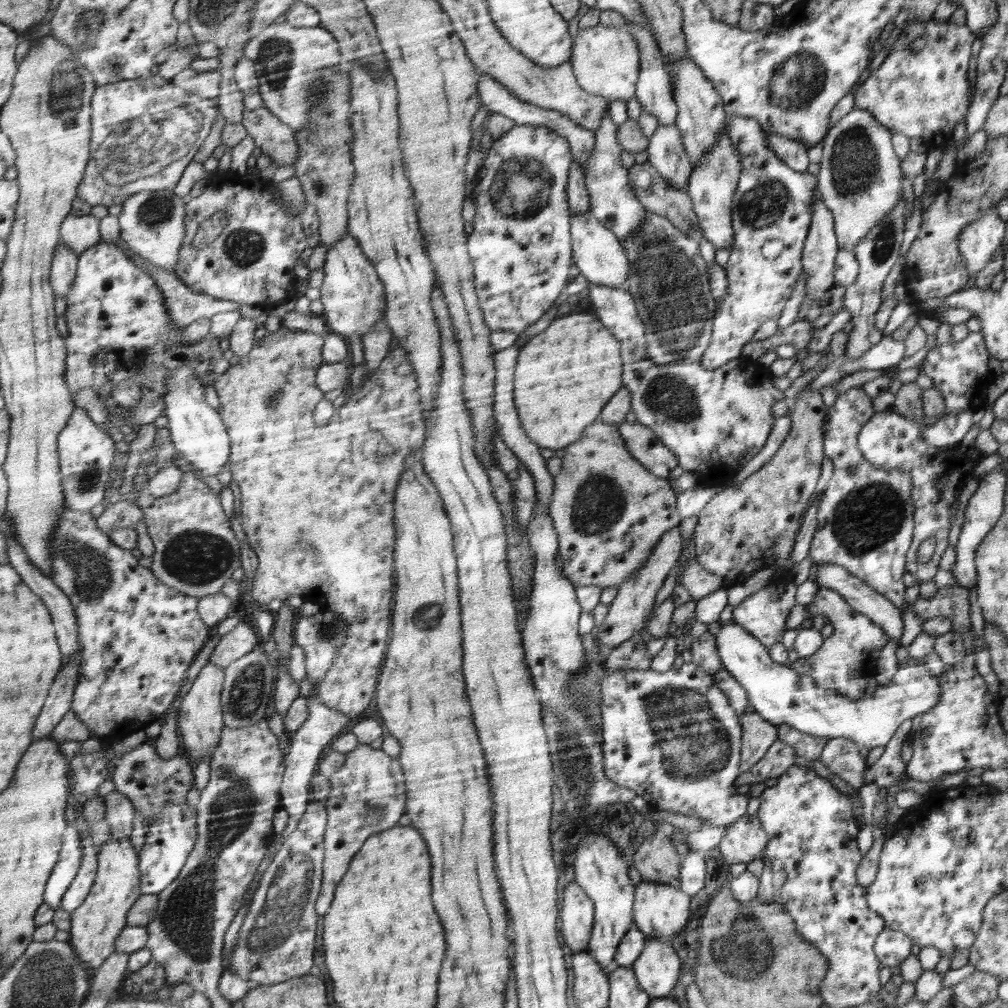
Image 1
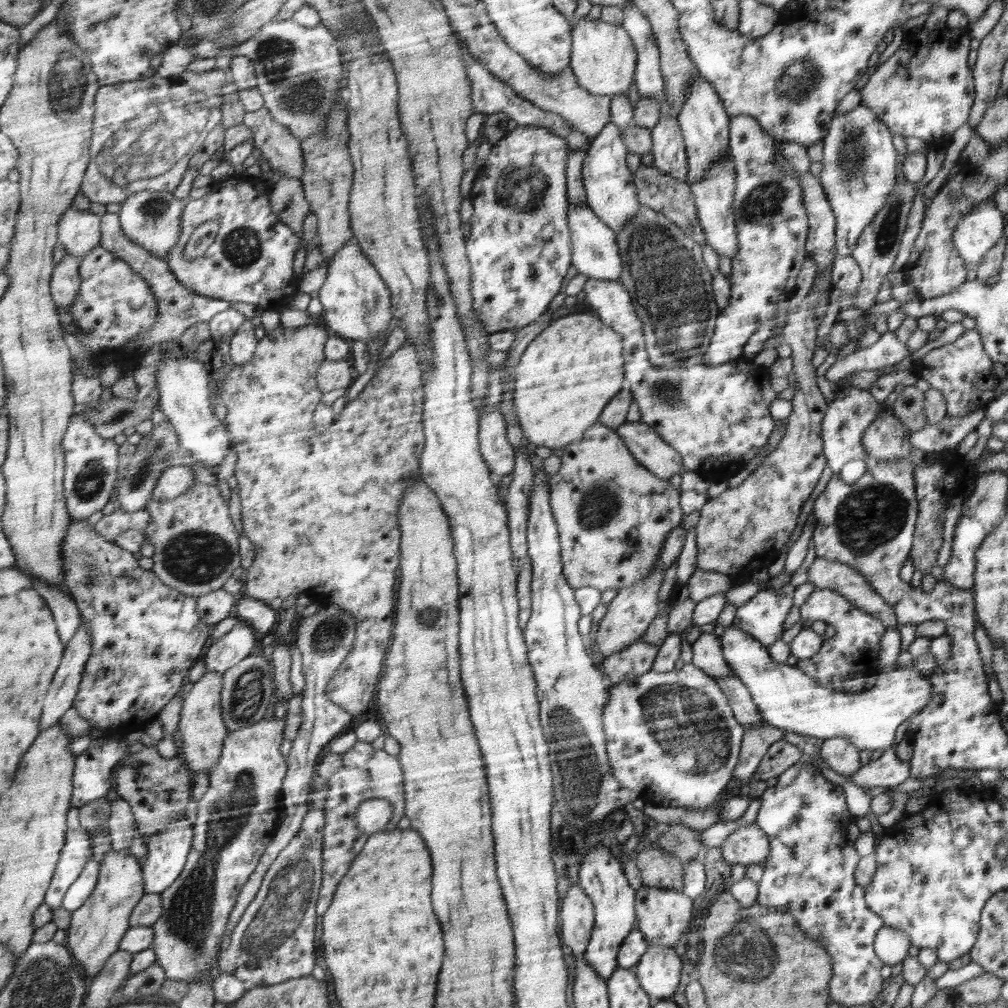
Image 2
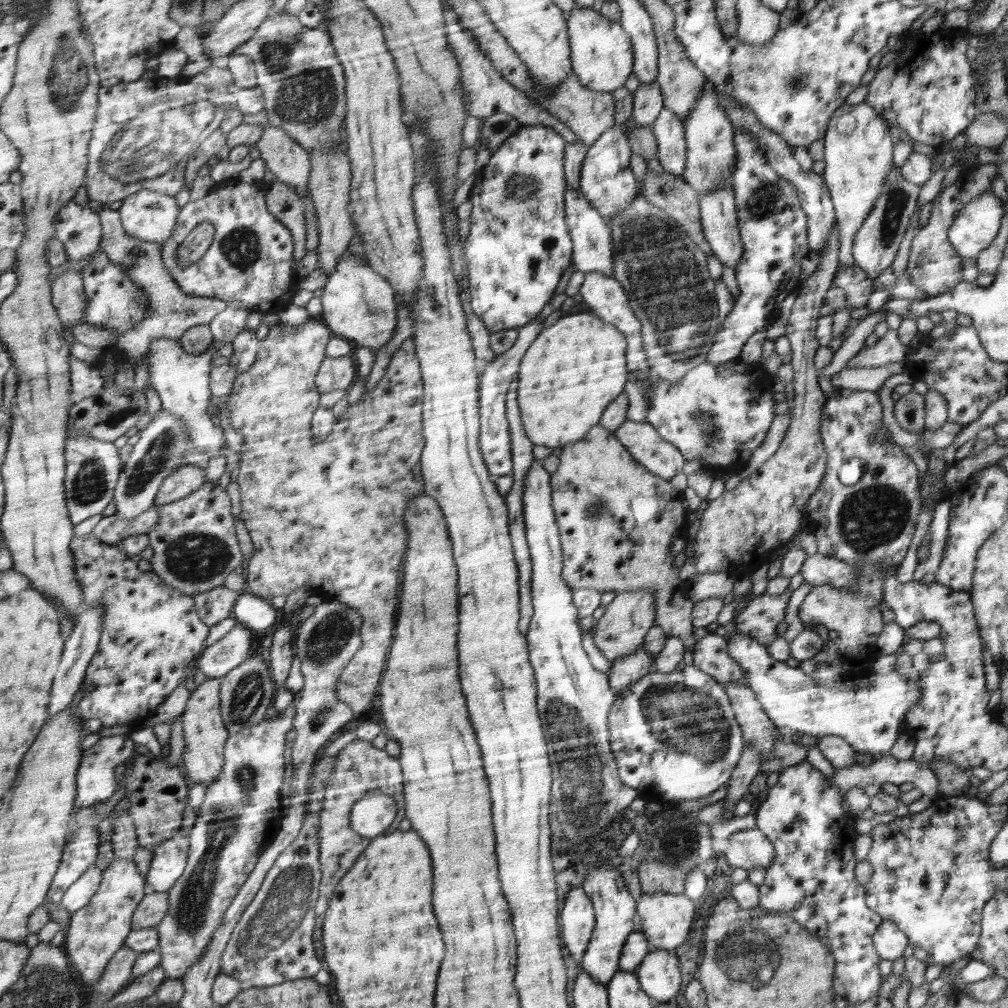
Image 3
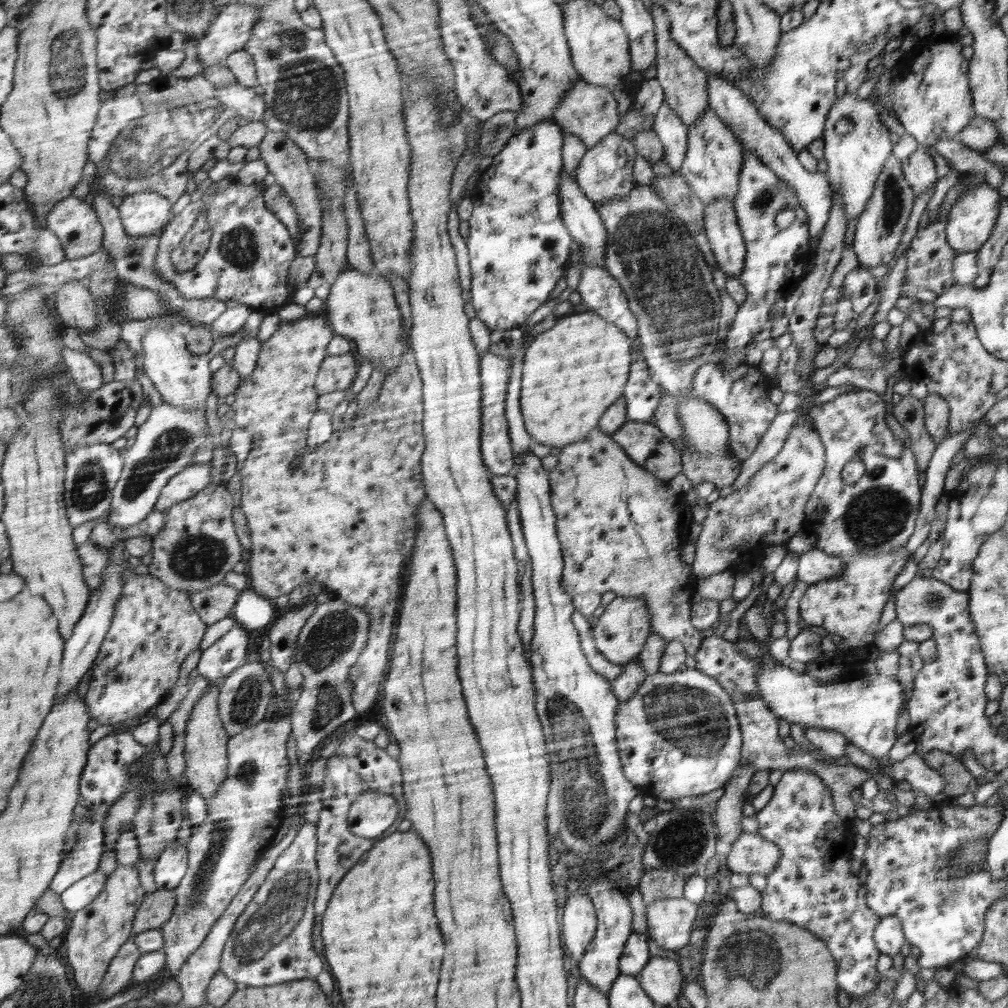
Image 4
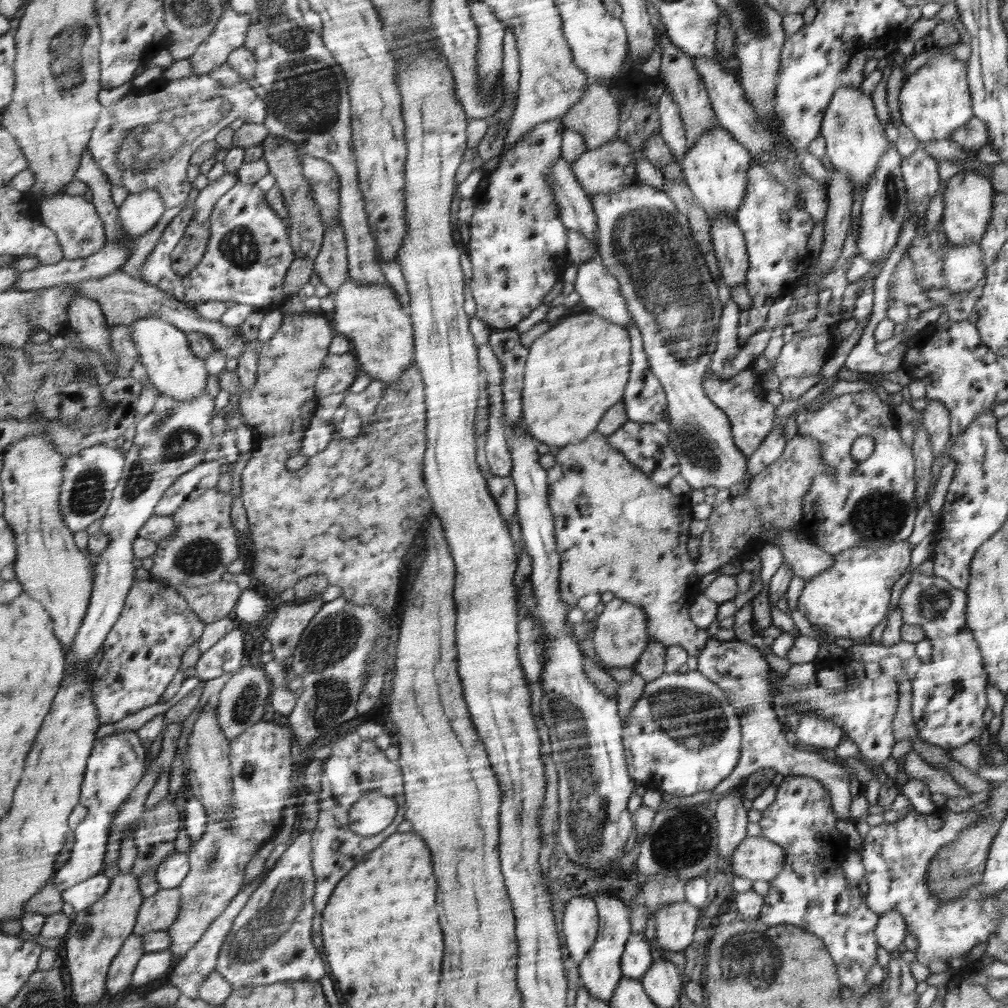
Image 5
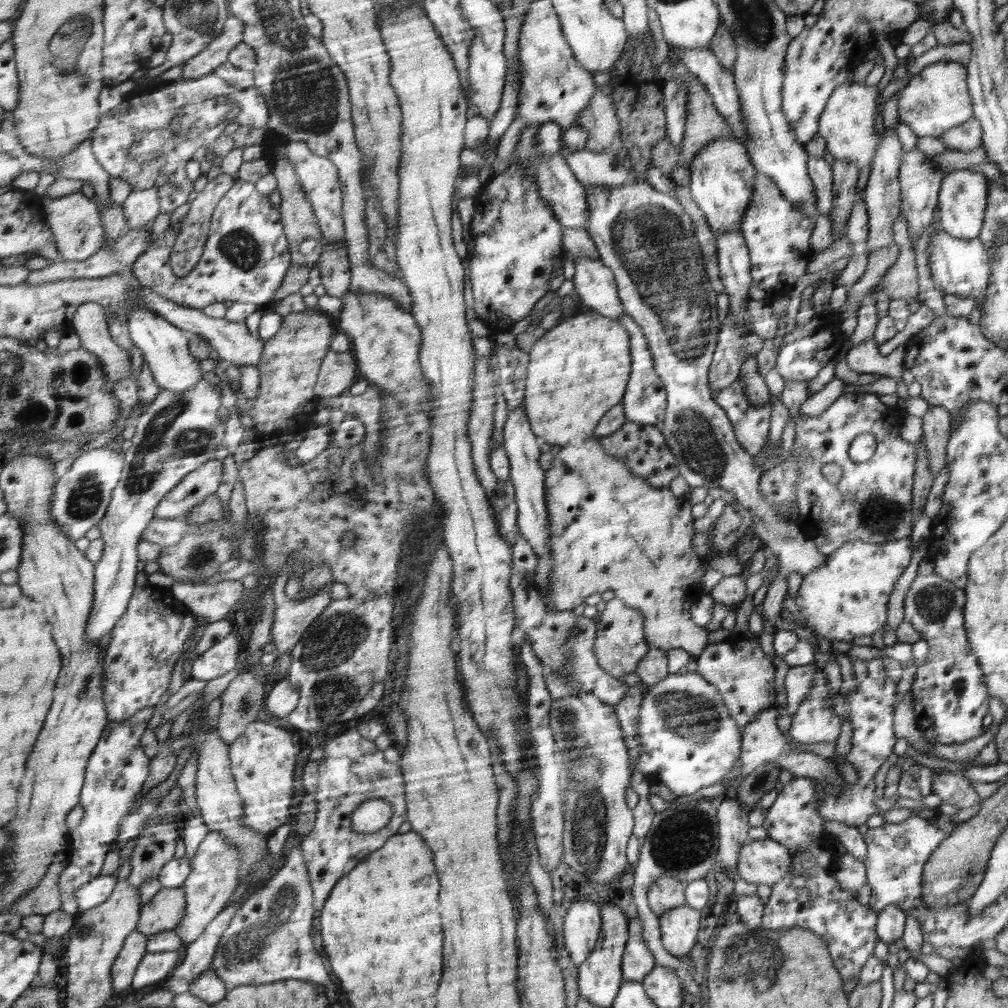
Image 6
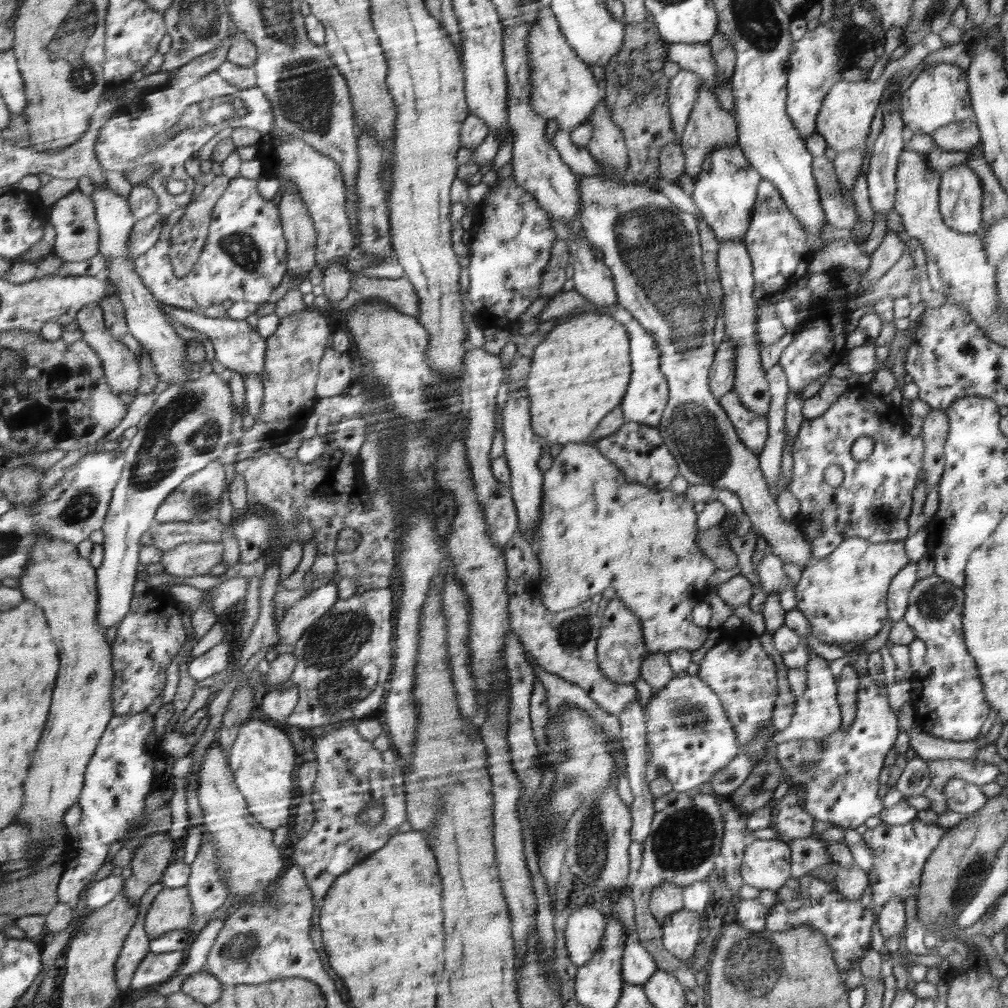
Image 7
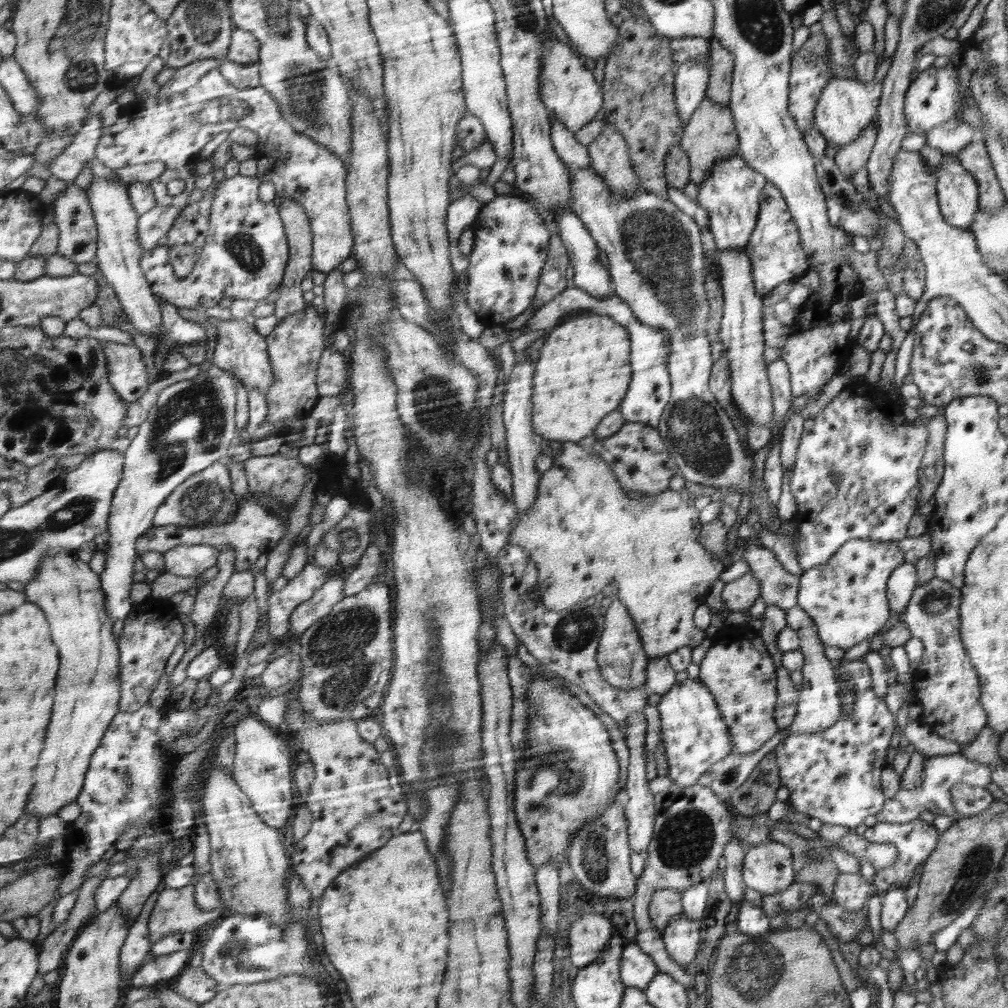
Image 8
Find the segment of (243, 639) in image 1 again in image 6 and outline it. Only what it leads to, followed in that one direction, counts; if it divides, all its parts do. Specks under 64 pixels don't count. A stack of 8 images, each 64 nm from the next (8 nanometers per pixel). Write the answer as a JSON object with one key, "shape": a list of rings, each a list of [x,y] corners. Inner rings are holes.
{"shape":[[[232,631],[211,649],[196,658],[191,671],[192,677],[206,681],[220,678],[238,666],[240,655],[244,655],[242,638],[239,632]]]}

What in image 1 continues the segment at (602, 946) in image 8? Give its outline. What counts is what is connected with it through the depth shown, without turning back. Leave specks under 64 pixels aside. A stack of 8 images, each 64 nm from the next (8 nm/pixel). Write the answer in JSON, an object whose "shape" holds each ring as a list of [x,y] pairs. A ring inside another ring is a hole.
{"shape":[[[576,882],[564,888],[561,908],[561,934],[563,940],[576,953],[585,951],[594,924],[594,905],[585,889]]]}

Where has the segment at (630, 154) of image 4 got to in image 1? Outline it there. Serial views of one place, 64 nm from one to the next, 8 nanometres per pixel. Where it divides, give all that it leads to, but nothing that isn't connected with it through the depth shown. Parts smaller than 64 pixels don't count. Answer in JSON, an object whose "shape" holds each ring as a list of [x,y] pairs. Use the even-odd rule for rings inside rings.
{"shape":[[[605,115],[602,125],[595,132],[595,143],[592,155],[586,163],[585,184],[590,196],[590,213],[596,217],[606,228],[611,229],[621,241],[628,235],[632,235],[634,229],[638,229],[646,221],[646,209],[634,196],[634,189],[628,184],[628,169],[620,161],[620,152],[623,148],[616,132],[618,127]]]}

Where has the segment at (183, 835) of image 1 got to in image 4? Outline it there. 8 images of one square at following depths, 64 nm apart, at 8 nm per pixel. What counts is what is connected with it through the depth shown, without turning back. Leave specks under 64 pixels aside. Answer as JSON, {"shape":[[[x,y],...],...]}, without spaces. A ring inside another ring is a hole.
{"shape":[[[178,840],[170,844],[156,864],[154,875],[156,875],[158,890],[172,891],[178,888],[190,870],[189,864],[189,846],[182,845]]]}

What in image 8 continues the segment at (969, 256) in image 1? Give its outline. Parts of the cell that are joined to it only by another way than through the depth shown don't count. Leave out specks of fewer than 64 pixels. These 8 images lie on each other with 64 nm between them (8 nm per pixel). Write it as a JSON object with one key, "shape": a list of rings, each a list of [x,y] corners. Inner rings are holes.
{"shape":[[[946,153],[936,172],[942,216],[951,225],[970,230],[980,208],[977,179],[961,164],[955,153]]]}

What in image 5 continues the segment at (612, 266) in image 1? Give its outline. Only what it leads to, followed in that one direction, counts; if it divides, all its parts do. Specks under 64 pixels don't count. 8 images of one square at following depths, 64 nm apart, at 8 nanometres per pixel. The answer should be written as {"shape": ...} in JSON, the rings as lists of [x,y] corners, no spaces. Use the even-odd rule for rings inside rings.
{"shape":[[[558,159],[551,168],[550,184],[558,204],[558,216],[570,230],[582,232],[595,246],[598,232],[597,214],[584,186],[566,159]]]}

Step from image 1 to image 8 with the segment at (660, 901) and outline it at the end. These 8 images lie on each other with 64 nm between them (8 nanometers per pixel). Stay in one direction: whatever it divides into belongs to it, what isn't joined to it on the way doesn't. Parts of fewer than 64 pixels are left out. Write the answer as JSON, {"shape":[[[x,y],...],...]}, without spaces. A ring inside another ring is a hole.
{"shape":[[[685,914],[674,918],[661,933],[670,959],[680,967],[688,967],[699,954],[700,922]]]}

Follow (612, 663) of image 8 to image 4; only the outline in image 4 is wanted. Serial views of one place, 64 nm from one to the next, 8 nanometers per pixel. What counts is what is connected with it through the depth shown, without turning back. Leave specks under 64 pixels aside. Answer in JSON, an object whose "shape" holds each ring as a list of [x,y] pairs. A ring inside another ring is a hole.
{"shape":[[[617,596],[606,605],[603,614],[592,625],[596,648],[608,662],[626,664],[638,659],[639,654],[651,632],[650,610],[643,599]]]}

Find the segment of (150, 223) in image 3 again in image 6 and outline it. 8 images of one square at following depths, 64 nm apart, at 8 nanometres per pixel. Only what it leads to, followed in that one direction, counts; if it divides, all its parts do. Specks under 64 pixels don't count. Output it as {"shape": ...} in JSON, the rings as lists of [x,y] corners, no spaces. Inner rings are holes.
{"shape":[[[159,188],[135,190],[125,202],[130,230],[144,228],[155,223],[162,214],[162,198]]]}

